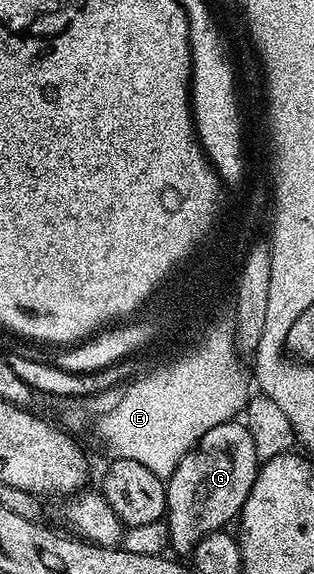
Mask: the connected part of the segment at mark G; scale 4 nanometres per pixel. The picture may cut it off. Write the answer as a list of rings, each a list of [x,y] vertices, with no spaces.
[[[228,420],[214,426],[214,430],[206,430],[166,480],[166,523],[171,551],[190,554],[203,536],[221,531],[231,520],[233,523],[248,501],[257,471],[258,457],[247,423]]]

